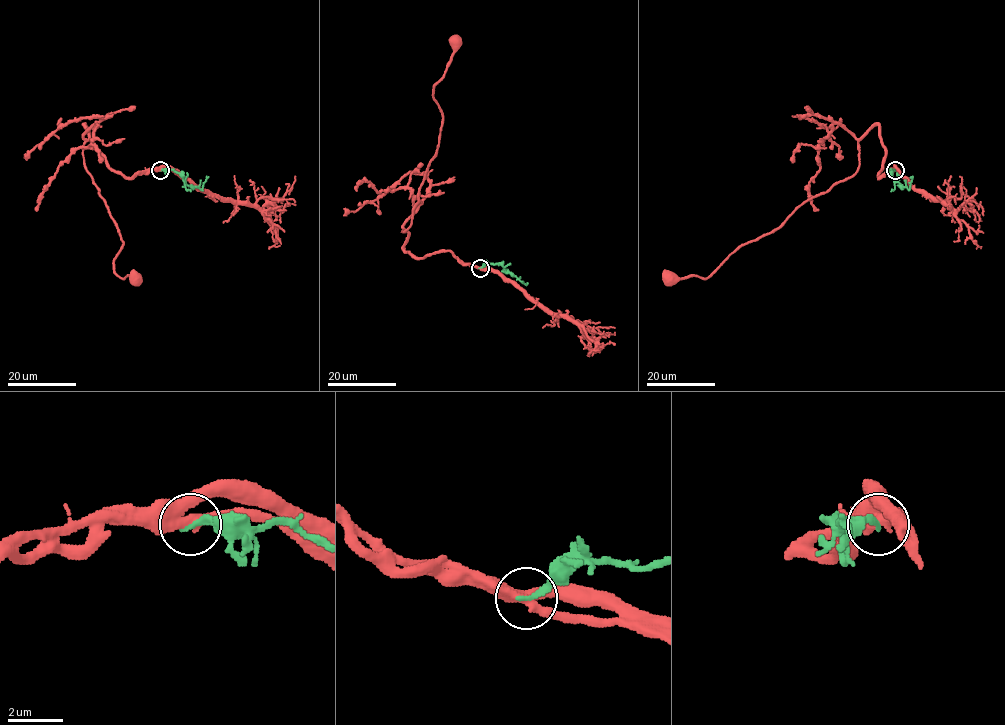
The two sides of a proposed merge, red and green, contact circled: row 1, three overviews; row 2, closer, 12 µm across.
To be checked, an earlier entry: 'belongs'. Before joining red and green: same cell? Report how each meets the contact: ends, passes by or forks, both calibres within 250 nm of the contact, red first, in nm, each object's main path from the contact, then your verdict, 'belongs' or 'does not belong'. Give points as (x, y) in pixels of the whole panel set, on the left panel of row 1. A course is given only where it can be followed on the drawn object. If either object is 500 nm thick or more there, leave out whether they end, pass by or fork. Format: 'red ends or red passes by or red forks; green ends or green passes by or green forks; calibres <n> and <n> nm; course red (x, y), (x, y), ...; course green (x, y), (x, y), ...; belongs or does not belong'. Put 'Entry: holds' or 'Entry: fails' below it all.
red forks; green ends; calibres 360 and 240 nm; course red (160, 170), (131, 178), (115, 173), (83, 125), (84, 166), (123, 244), (114, 271), (138, 279); course green (160, 170), (175, 171), (187, 185), (200, 189), (208, 176); does not belong
Entry: fails

